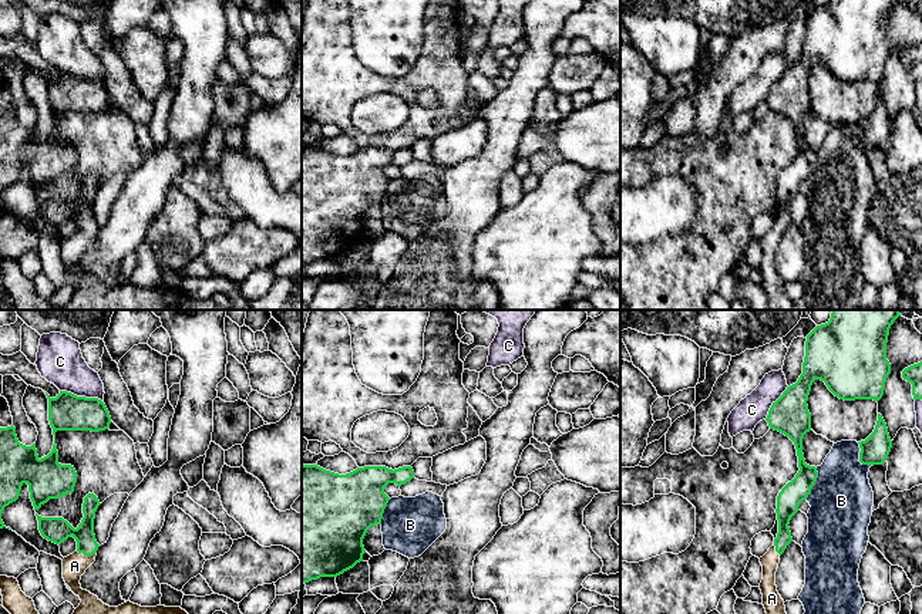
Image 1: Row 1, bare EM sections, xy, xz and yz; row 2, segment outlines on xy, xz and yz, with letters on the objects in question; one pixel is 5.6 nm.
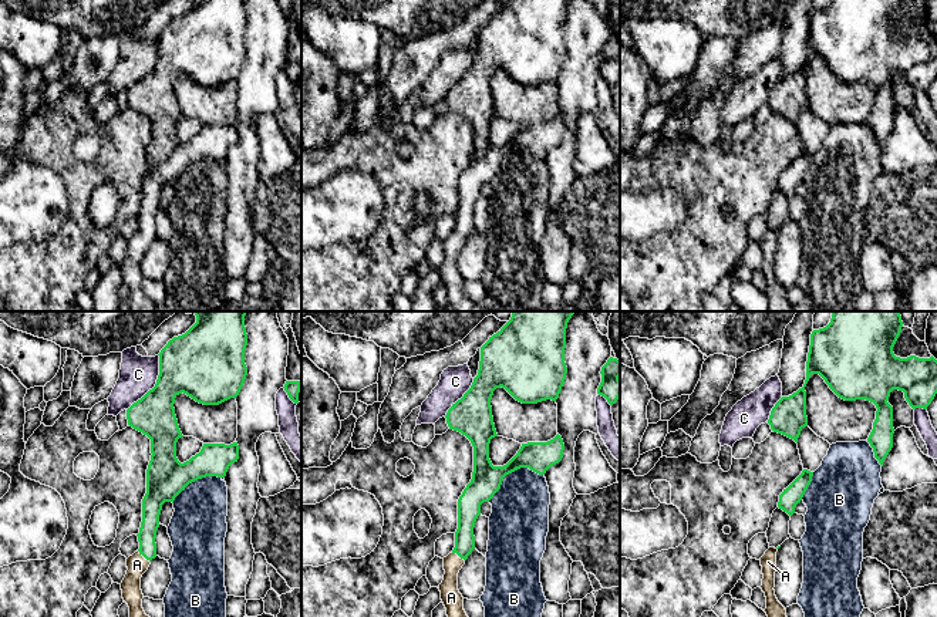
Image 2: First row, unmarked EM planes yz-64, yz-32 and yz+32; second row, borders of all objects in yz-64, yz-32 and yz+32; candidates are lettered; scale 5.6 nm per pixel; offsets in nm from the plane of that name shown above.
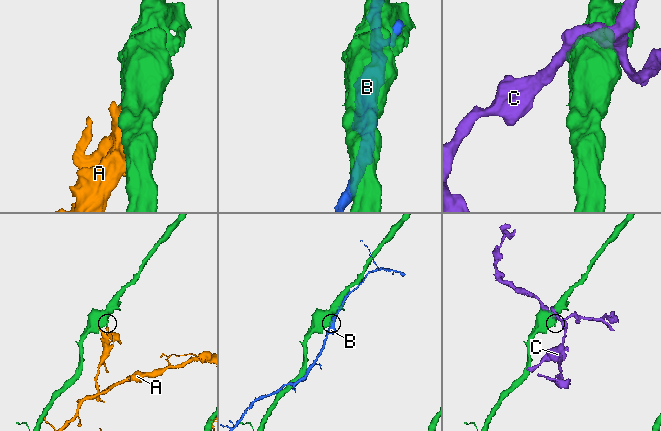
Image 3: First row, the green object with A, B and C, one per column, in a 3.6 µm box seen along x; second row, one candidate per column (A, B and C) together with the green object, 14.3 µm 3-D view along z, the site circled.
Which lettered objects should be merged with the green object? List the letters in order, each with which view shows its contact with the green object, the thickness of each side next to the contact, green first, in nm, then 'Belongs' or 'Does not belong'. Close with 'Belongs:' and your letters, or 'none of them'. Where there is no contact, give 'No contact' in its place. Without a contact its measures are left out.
A: Touches green in xy. Thickness 140 nm (green) against 140 nm. Does not belong
B: Touches green in yz. Thickness 160 nm (green) against 340 nm. Does not belong
C: Touches green in xy. Thickness 200 nm (green) against 260 nm. Does not belong
Belongs: none of them

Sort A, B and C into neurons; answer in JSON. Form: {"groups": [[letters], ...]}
{"groups": [["A"], ["B"], ["C"]]}

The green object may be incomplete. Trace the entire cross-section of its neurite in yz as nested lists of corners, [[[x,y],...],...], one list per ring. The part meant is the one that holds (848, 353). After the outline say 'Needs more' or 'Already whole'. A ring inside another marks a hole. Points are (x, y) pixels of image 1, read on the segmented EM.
[[[832,310],[830,321],[807,335],[798,381],[787,387],[768,411],[765,421],[770,429],[794,442],[800,468],[777,496],[778,533],[774,546],[780,556],[793,542],[790,520],[818,478],[817,468],[807,465],[802,453],[802,438],[811,431],[807,405],[811,385],[821,379],[839,399],[878,402],[891,374],[886,360],[889,328],[899,316],[899,310]]]. Already whole

